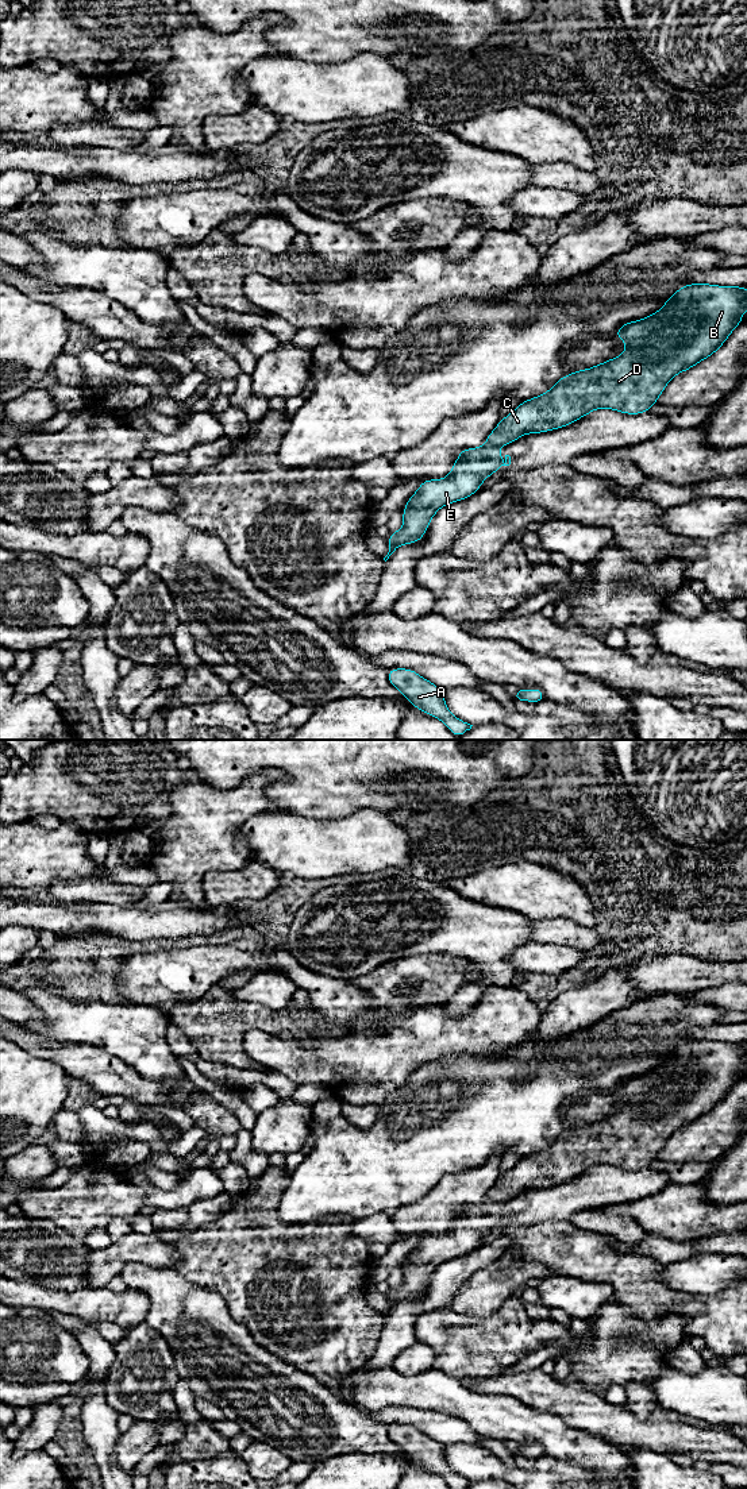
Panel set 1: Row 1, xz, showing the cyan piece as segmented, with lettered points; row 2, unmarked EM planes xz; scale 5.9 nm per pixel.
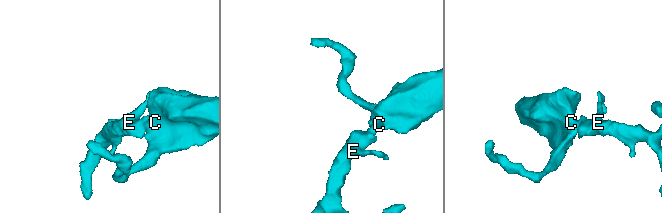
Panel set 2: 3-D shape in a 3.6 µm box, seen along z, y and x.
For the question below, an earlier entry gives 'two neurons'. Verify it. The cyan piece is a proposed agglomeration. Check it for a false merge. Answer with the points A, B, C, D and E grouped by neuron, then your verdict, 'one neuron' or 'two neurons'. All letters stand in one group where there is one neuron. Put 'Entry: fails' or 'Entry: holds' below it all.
A E / B C D | two neurons
Entry: holds

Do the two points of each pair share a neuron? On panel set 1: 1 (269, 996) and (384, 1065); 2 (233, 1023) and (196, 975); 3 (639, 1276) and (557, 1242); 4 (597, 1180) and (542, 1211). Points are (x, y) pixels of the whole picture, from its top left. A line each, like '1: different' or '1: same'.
1: different
2: different
3: same
4: same

